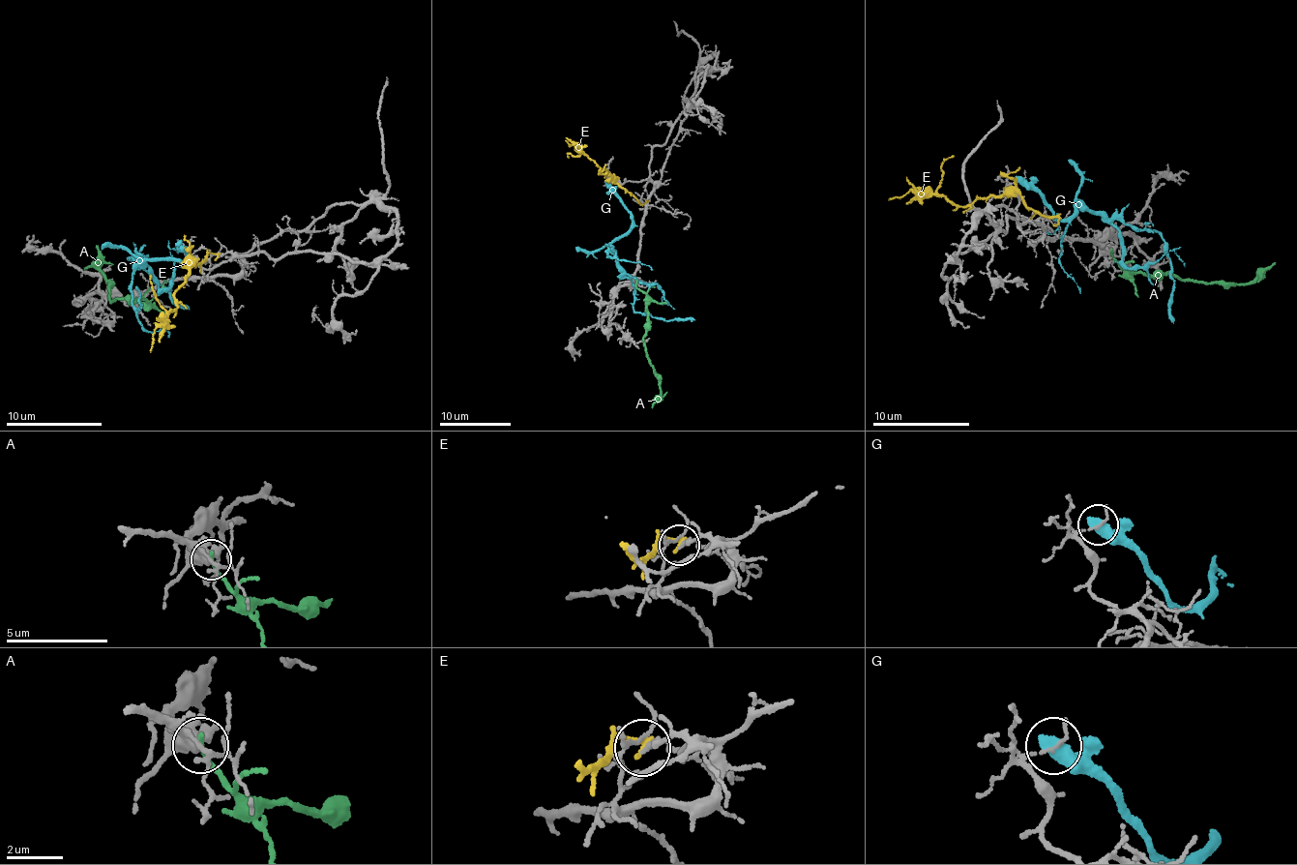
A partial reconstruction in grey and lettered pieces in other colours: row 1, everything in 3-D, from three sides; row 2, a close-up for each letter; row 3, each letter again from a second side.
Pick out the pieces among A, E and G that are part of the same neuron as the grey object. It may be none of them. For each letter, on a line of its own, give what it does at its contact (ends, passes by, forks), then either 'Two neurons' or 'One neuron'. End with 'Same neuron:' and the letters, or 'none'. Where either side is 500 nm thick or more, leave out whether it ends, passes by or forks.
A: It ends there. Two neurons
E: It ends there. Two neurons
G: Two neurons
Same neuron: none

